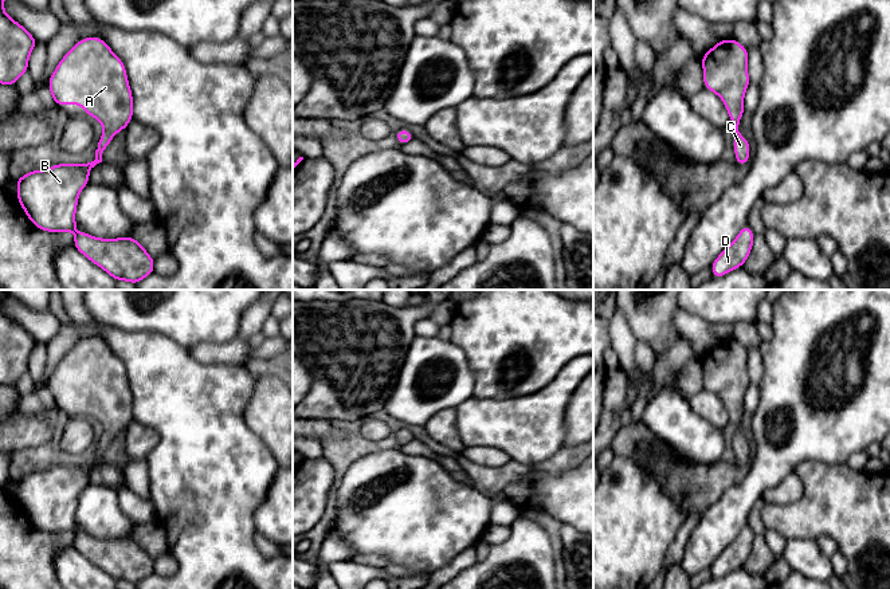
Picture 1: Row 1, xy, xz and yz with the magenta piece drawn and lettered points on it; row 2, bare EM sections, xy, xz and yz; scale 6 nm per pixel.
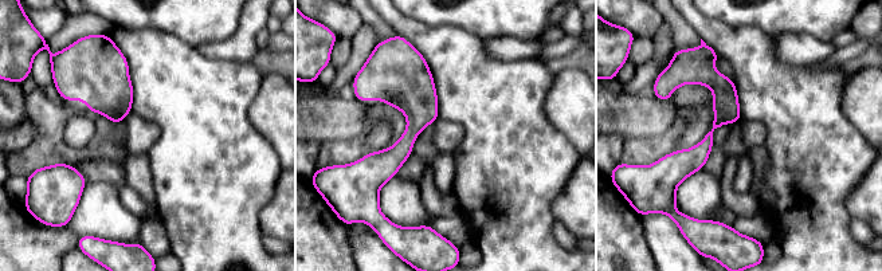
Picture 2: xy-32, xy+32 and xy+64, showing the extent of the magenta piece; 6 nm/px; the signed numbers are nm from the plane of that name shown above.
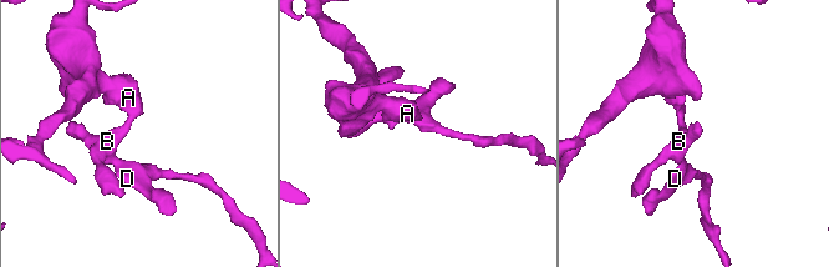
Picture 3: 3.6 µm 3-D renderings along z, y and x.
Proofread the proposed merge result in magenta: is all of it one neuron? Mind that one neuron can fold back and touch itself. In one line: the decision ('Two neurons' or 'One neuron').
One neuron

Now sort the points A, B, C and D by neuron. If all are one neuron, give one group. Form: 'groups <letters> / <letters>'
groups A B C D

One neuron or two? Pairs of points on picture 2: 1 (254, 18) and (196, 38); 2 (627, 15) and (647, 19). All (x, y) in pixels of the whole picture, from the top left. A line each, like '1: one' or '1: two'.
1: two
2: one

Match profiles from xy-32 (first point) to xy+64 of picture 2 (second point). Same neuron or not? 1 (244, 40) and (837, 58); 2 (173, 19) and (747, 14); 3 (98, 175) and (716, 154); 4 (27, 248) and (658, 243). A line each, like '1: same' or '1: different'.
1: different
2: same
3: same
4: different

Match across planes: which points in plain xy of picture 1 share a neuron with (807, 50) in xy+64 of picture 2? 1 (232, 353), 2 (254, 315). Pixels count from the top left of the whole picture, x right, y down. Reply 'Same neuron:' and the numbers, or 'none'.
Same neuron: 1, 2

